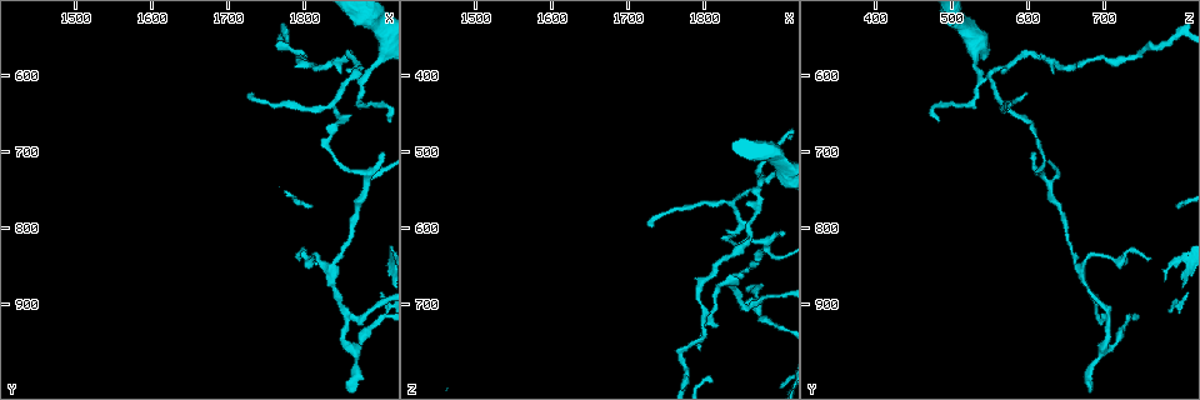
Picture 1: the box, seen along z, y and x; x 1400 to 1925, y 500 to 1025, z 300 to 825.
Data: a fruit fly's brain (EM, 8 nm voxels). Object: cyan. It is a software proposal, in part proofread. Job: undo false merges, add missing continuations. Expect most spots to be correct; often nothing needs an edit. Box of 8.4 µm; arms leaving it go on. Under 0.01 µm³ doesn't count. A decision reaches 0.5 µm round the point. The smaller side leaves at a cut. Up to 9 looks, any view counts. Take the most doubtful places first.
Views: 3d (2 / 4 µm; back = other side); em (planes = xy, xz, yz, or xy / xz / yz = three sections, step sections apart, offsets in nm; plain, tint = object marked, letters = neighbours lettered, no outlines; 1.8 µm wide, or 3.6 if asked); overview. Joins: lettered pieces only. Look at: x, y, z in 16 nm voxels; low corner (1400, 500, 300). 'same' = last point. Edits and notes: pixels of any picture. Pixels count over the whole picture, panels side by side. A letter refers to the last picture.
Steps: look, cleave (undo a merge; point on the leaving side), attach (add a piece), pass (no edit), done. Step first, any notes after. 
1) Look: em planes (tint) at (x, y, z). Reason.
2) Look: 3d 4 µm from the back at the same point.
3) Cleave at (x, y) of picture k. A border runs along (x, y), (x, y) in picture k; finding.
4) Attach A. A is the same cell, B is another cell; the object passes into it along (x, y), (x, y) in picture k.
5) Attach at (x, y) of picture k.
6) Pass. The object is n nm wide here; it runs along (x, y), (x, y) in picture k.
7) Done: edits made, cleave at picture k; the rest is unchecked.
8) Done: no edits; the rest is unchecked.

Look: em 3.6 µm planes (tint) at (1870, 600, 550). Abrupt turn.

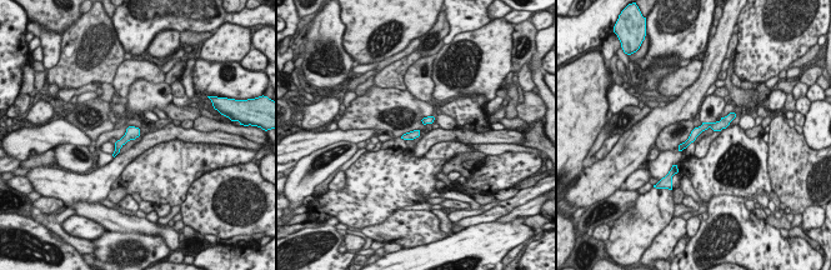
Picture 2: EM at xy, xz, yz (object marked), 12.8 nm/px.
Look: em 3.6 µm planes (letters) at the same point. See the neighbours.

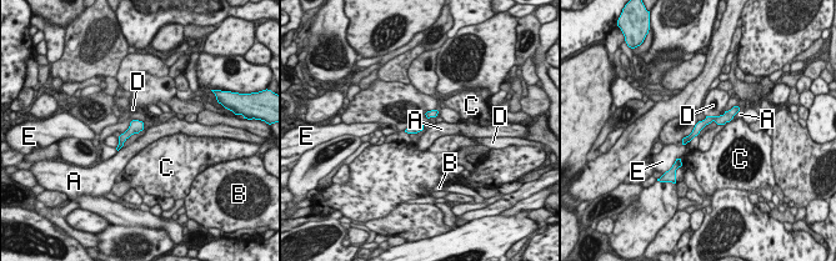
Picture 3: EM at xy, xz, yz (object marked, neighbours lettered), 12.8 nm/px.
Pass. A, B, C, D and E are other cells; it runs along (731, 114), (706, 120), (685, 140) in picture 3; continuous, no second cell.

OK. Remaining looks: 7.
Look: 3d 2 µm at (1880, 740, 630). Sharp bend.

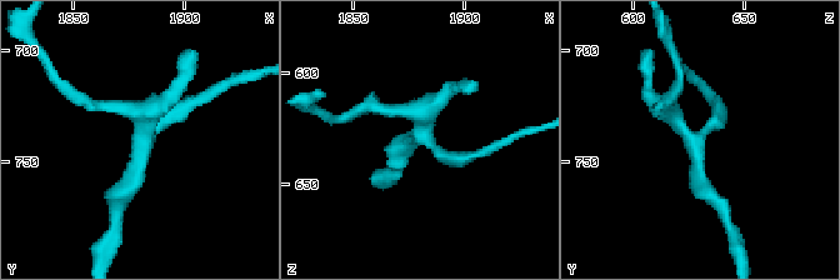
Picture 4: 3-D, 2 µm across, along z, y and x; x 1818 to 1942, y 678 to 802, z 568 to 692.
Look: em planes (tint) at (1881, 742, 629). Need the tissue.

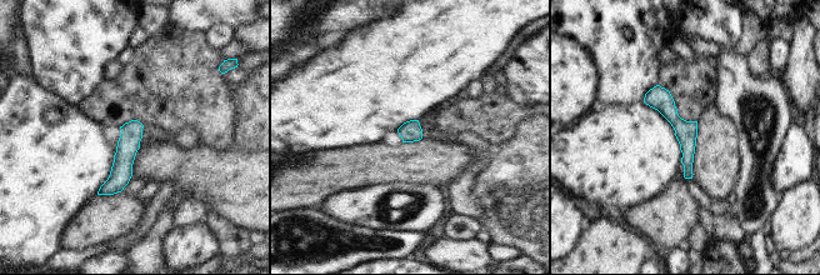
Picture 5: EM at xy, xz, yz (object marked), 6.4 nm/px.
Look: em planes (letters) at the same point. See the neighbours.

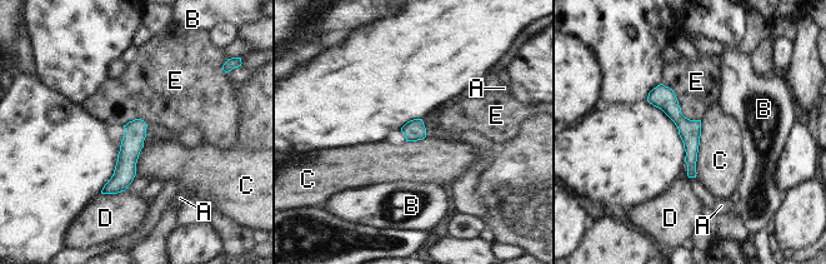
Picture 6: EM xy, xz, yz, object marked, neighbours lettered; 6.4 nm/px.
Pass. A, B, C, D and E are other cells; a border runs along (701, 120), (695, 177) in picture 6; continuous, no second cell.

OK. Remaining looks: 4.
Look: em planes (letters) at (1840, 855, 670). Arms part here.

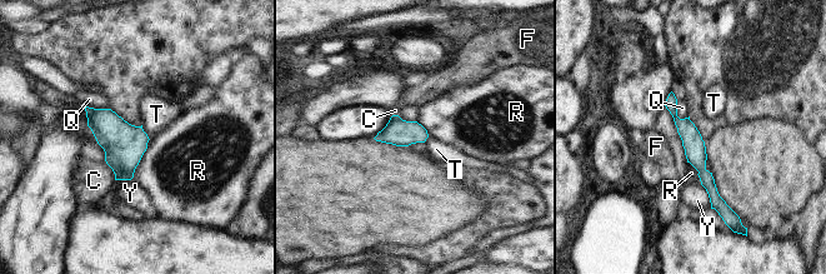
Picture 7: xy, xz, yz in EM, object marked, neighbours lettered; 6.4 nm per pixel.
Pass. The object is 140 nm wide here; C, F, Q, R, T and Y are other cells; a border runs along (141, 125), (150, 139) in picture 7; one cell here.

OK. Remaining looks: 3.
Look: 3d 4 µm at (1735, 620, 595). Thin end.

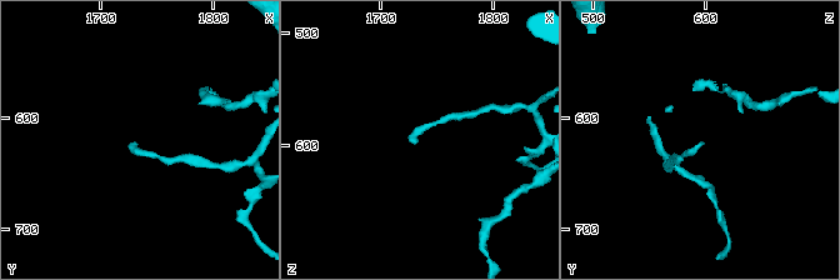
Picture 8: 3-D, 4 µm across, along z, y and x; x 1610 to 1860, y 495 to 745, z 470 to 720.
Look: em planes (tint) at (1730, 622, 596).

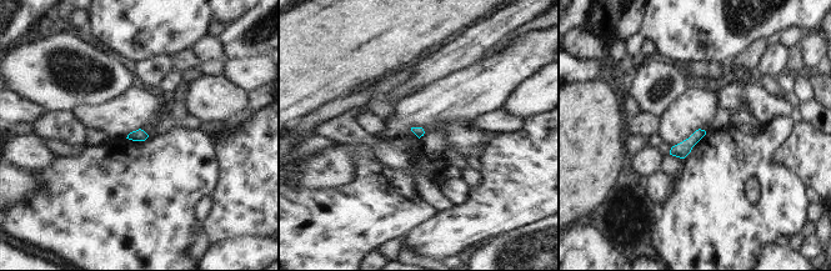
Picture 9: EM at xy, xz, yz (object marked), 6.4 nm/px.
Look: em planes (letters) at the same point. What lies round it.

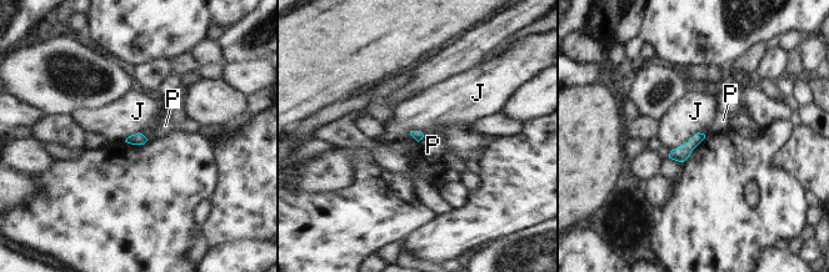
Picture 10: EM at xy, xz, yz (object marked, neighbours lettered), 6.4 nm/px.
Pass. The longest contact is with J, 240 nm; J and P are other cells; a border runs along (703, 132), (695, 132), (670, 151) in picture 10; none of them fits.

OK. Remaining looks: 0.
Done: no edits; the rest is unchecked.

